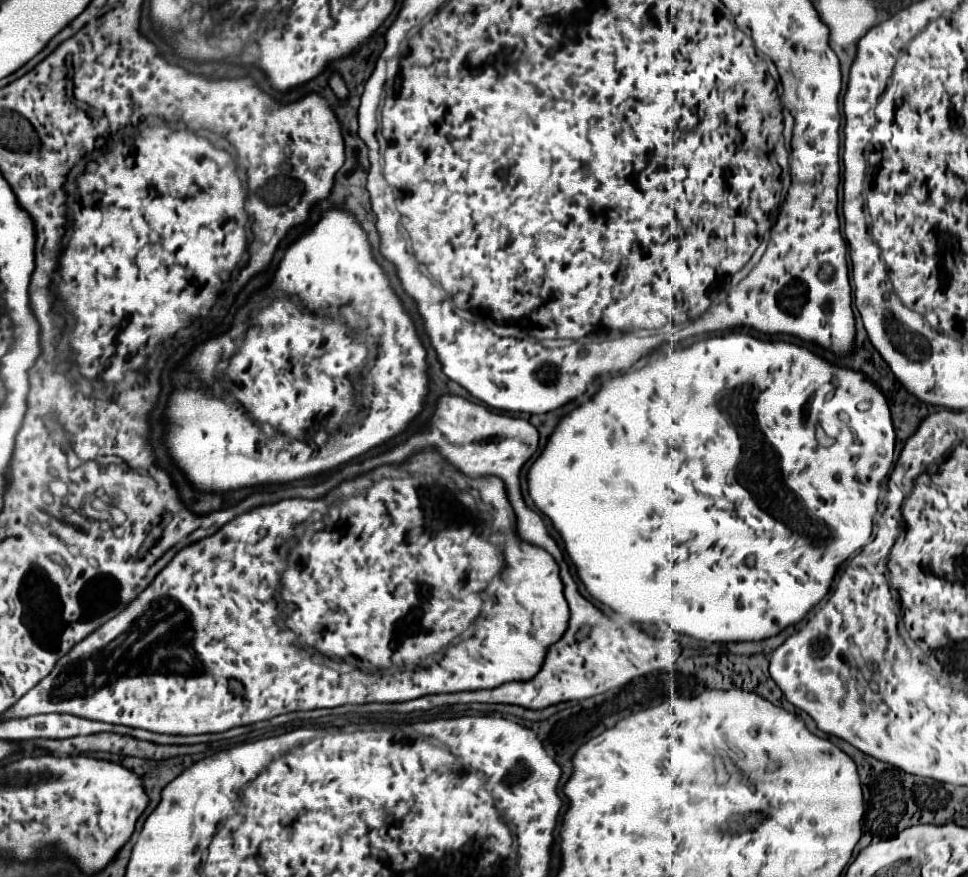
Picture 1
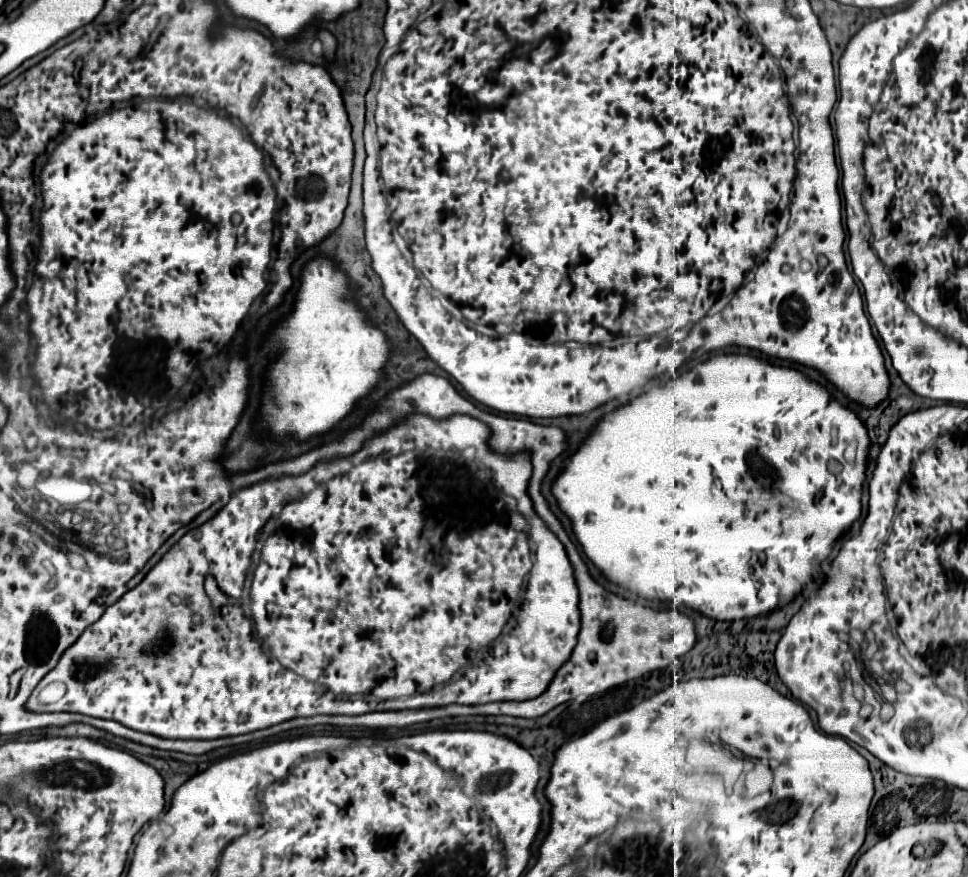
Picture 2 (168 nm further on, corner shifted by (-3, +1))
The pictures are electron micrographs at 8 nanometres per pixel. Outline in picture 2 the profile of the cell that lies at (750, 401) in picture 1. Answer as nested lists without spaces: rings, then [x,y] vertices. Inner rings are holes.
[[[716,355],[688,373],[674,375],[666,385],[652,387],[628,405],[608,413],[596,425],[582,449],[566,459],[564,473],[554,481],[552,493],[558,499],[560,509],[572,519],[574,533],[584,553],[610,581],[628,587],[640,597],[680,603],[682,607],[690,607],[712,619],[746,619],[768,613],[776,609],[776,605],[790,603],[812,579],[818,561],[830,555],[830,545],[860,517],[868,447],[868,431],[858,415],[842,407],[822,385],[806,379],[800,371],[774,367],[752,355]],[[852,443],[856,445],[856,453],[854,461],[848,461],[844,451]]]

